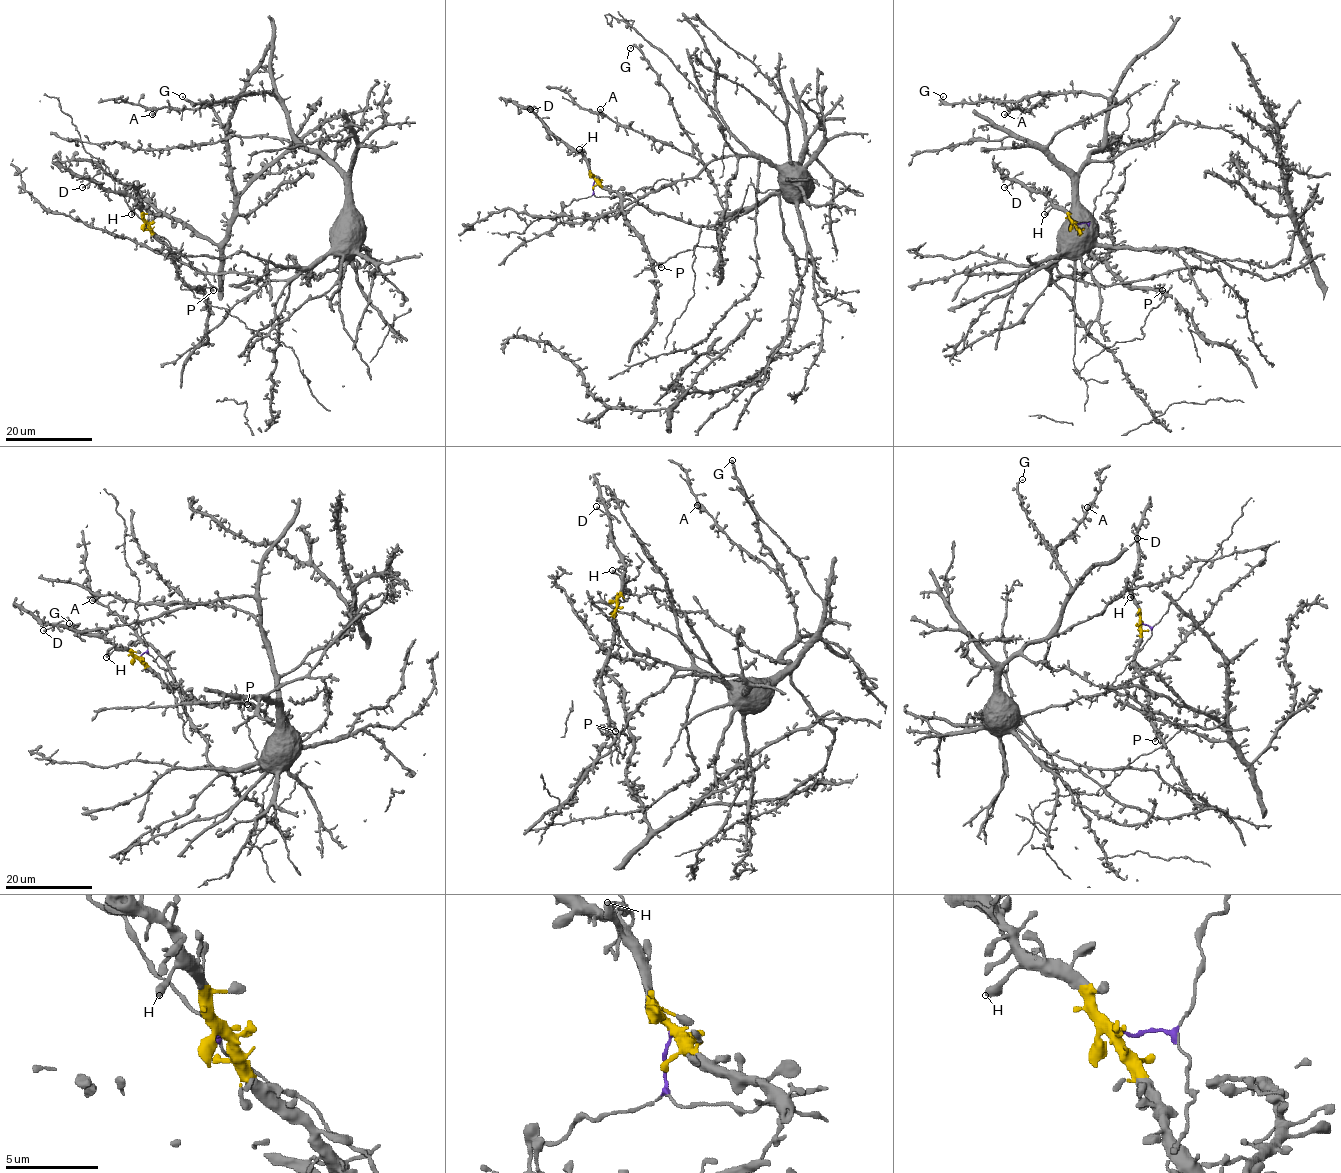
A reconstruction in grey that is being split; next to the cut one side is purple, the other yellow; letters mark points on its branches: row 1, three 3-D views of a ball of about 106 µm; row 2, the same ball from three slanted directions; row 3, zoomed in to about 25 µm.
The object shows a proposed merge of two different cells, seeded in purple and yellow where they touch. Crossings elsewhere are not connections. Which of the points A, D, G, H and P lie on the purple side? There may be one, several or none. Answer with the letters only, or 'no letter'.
A, G

